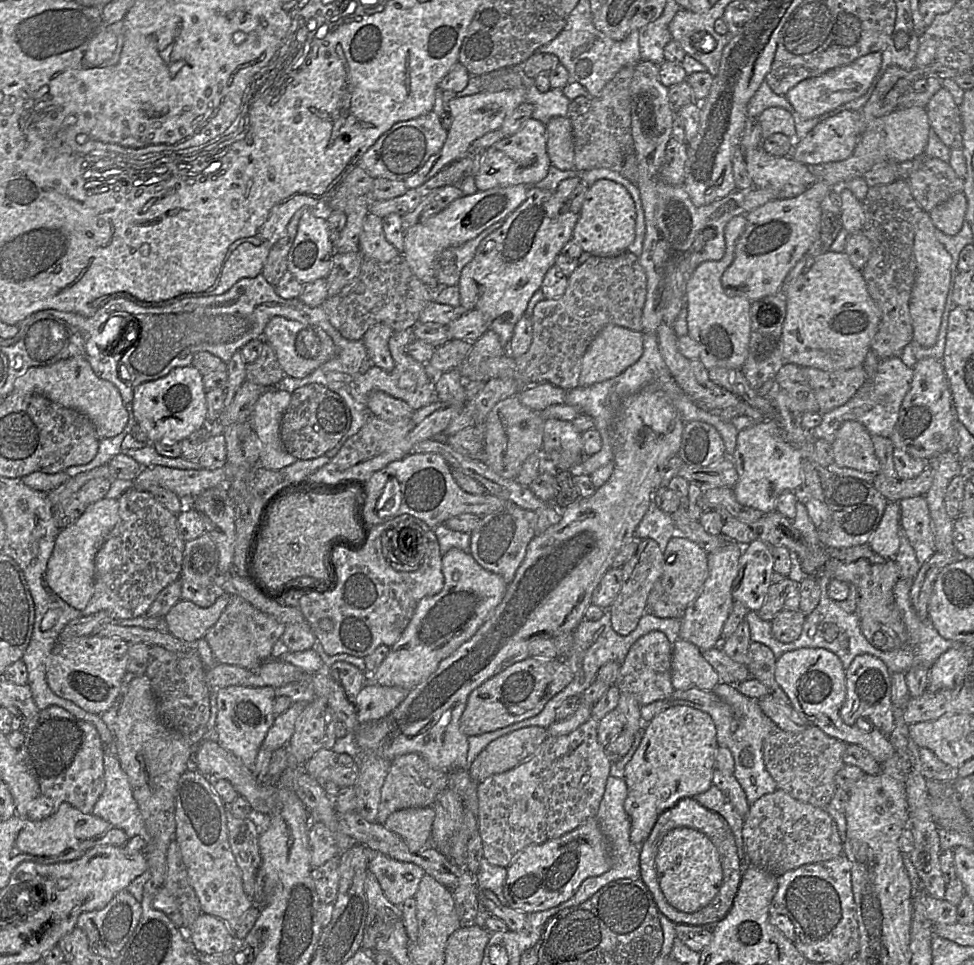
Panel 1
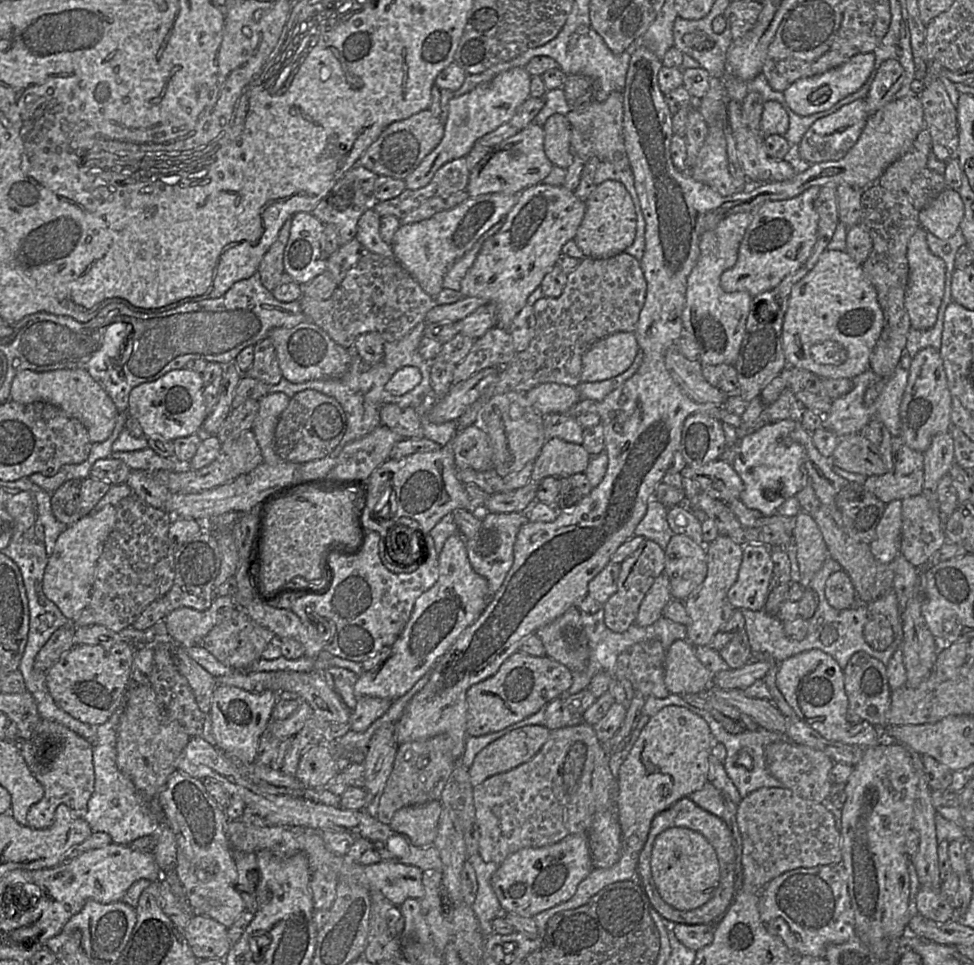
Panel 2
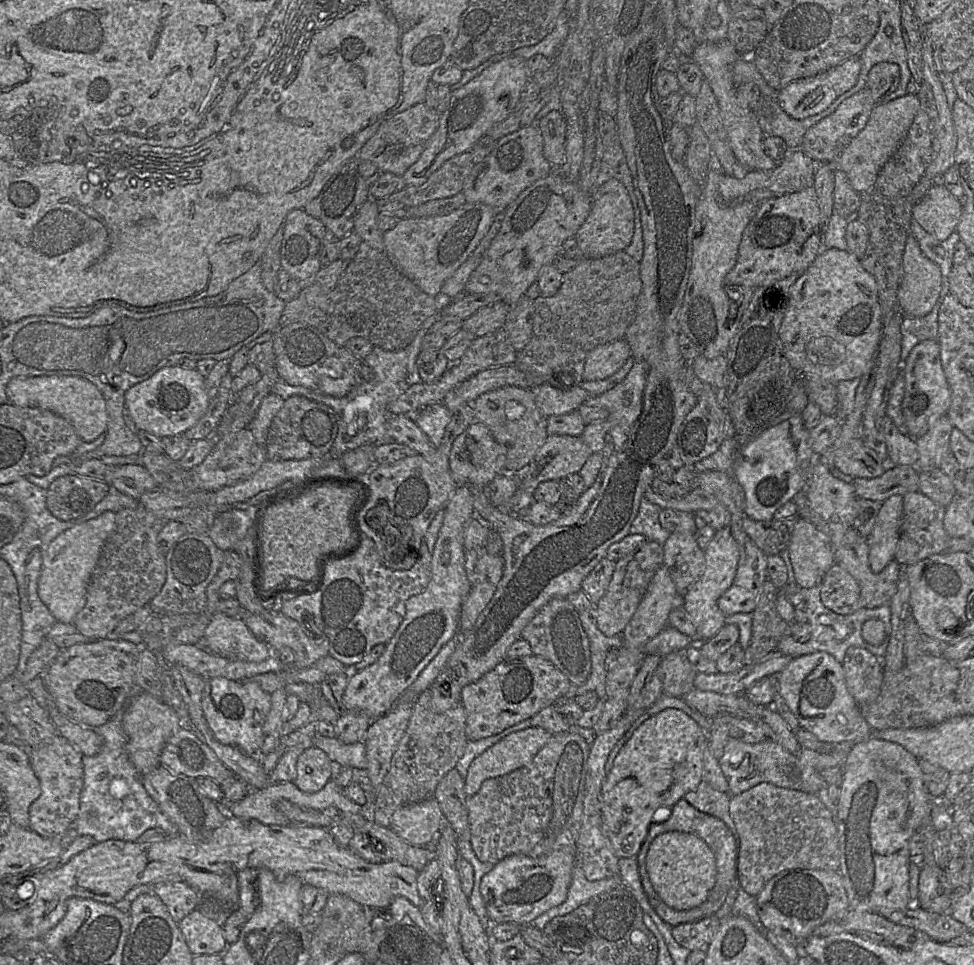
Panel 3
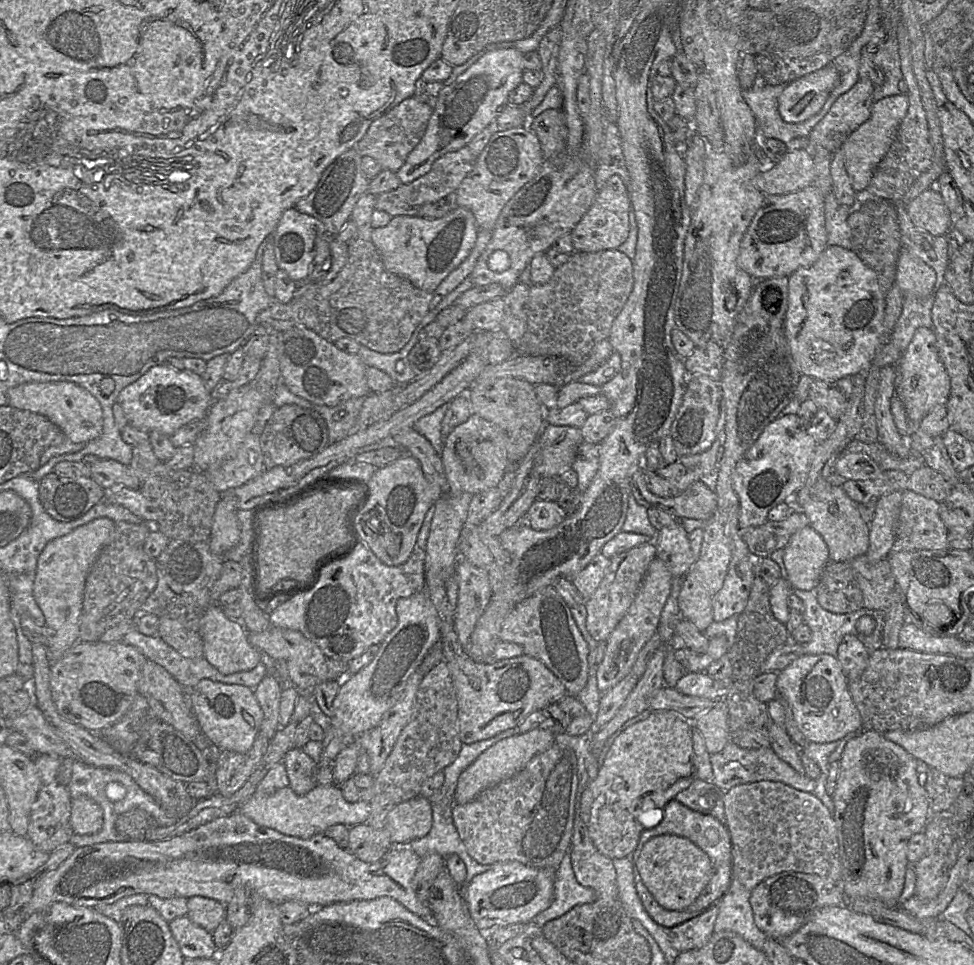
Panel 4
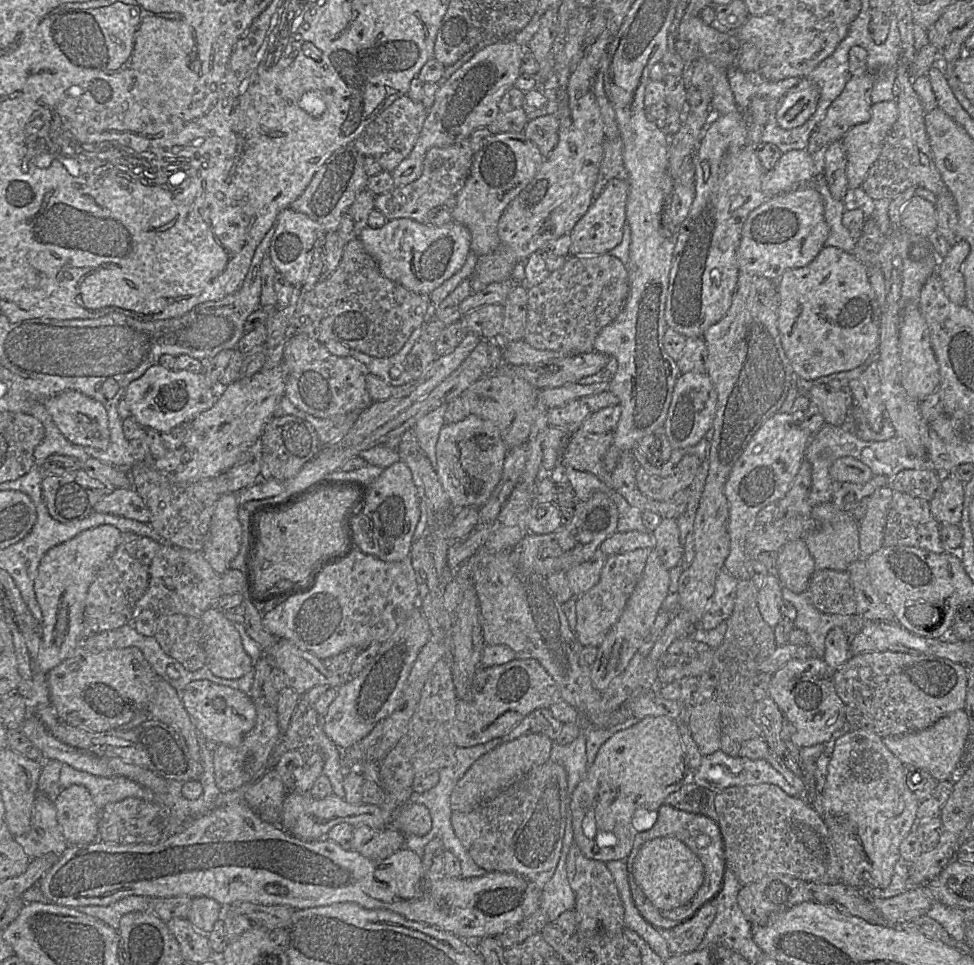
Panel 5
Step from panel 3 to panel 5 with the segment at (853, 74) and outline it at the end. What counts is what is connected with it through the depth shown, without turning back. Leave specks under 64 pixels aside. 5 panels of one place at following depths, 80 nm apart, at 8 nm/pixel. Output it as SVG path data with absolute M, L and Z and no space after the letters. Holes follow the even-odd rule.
M806 77L792 87L781 99L776 120L785 130L803 125L815 112L819 99L817 87Z

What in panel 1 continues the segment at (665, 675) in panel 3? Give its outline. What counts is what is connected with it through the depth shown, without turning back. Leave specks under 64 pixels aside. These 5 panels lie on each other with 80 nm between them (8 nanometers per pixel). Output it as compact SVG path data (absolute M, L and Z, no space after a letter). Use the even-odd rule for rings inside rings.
M678 638L672 647L671 682L674 690L713 691L721 680L697 646Z

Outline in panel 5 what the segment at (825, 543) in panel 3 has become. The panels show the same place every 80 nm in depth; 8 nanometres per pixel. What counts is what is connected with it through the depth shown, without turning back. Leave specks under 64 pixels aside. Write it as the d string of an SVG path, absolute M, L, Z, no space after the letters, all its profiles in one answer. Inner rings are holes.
M804 539L783 545L776 553L776 563L777 576L782 586L795 593L807 590L816 568Z

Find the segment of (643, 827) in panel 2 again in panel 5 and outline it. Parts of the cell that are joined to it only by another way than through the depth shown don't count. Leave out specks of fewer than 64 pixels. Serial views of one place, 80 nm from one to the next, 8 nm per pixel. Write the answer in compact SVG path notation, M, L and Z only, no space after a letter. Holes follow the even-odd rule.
M647 716L633 726L621 730L609 738L599 749L594 762L588 767L584 779L575 787L570 796L569 810L573 830L573 844L589 859L609 862L613 860L626 860L629 856L636 834L635 818L657 811L664 804L665 798L680 789L684 784L693 782L693 770L688 765L688 759L679 734L679 722L667 716Z

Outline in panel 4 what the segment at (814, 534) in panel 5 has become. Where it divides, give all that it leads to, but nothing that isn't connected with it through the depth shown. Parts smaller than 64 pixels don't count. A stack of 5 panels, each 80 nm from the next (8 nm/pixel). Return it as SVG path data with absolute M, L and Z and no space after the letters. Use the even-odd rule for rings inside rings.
M821 480L814 489L802 511L809 523L826 542L831 562L849 562L867 553L869 547L869 525L860 517L858 503L849 498L841 486L834 486L826 480Z

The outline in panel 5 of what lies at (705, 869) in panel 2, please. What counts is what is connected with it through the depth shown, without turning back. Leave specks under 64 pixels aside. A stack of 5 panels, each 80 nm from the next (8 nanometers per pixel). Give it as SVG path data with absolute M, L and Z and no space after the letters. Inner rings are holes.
M660 837L643 844L632 866L635 882L659 910L672 910L688 903L704 880L698 856L674 837Z

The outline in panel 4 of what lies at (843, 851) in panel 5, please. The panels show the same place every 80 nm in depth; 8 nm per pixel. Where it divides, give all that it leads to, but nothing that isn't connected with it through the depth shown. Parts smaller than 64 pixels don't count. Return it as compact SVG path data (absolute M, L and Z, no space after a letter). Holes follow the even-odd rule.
M862 730L846 743L842 756L837 763L839 769L838 777L835 791L831 798L834 803L834 812L832 816L836 824L839 857L841 862L841 885L847 898L872 898L880 900L889 906L897 906L900 903L900 897L904 888L905 874L909 864L906 856L908 840L913 834L924 830L930 814L931 800L927 797L924 786L919 784L915 764L916 759L912 755L905 751L901 746L885 740L881 733L876 731Z

